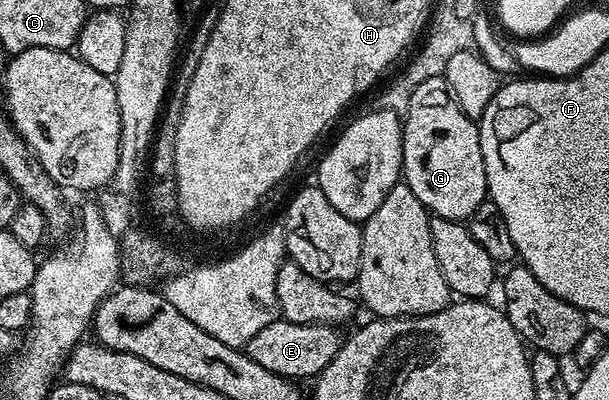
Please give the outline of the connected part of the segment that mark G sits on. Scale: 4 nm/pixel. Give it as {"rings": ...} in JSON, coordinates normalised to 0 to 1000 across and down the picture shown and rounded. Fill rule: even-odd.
{"rings":[[[726,190],[691,205],[672,245],[662,315],[660,448],[691,495],[708,540],[765,555],[801,498],[787,313],[750,265]]]}

